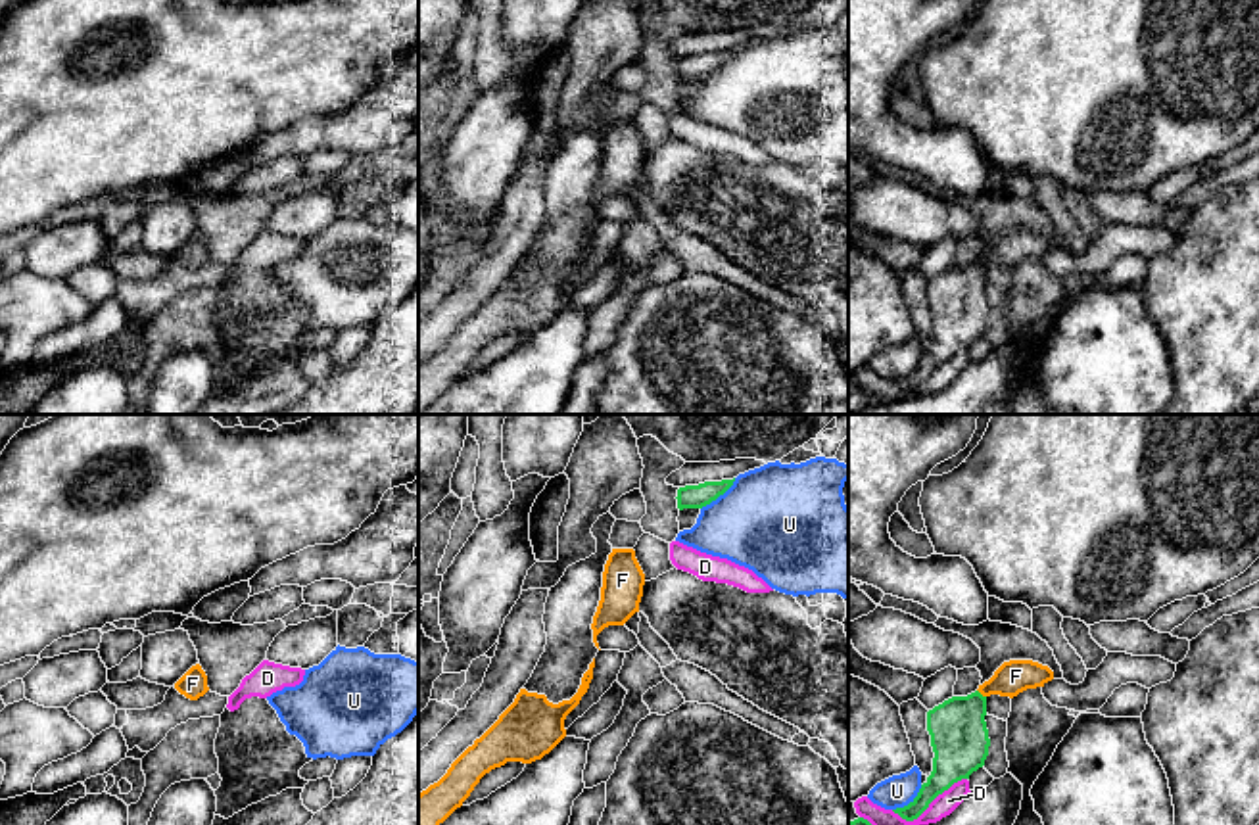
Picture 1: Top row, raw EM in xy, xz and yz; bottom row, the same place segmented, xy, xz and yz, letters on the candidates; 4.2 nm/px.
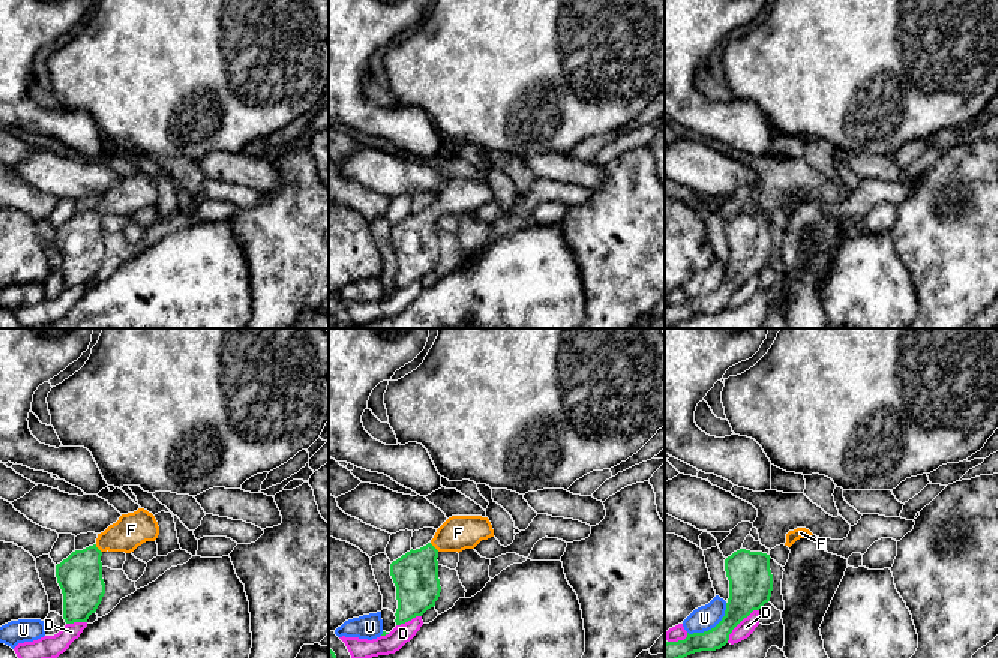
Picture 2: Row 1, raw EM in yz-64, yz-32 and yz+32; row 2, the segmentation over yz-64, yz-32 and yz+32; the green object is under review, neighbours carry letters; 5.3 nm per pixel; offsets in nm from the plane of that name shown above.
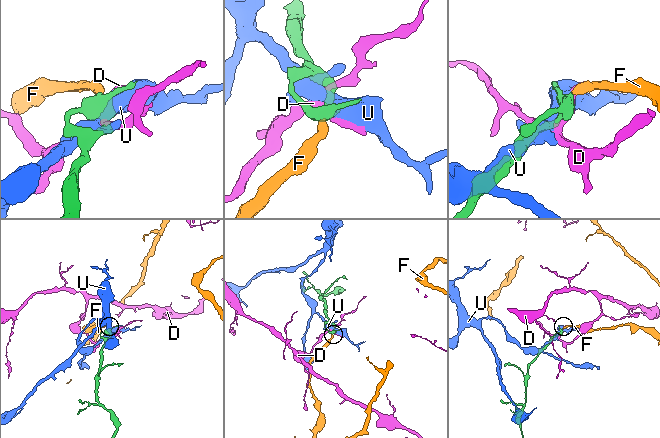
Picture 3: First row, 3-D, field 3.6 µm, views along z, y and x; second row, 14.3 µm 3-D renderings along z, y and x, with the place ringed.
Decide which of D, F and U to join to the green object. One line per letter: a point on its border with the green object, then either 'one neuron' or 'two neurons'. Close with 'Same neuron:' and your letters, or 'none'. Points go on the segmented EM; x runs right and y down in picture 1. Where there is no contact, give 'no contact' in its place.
D: yz (927, 806) | two neurons
F: yz (979, 693) | one neuron
U: xz (718, 495) | two neurons
Same neuron: F

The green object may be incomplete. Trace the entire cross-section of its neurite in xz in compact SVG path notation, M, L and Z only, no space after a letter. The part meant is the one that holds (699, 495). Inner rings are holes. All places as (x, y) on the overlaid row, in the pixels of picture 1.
M722 480L722 482L704 482L699 485L685 485L677 489L677 508L702 508L716 501L720 495L724 495L731 485L733 480Z

